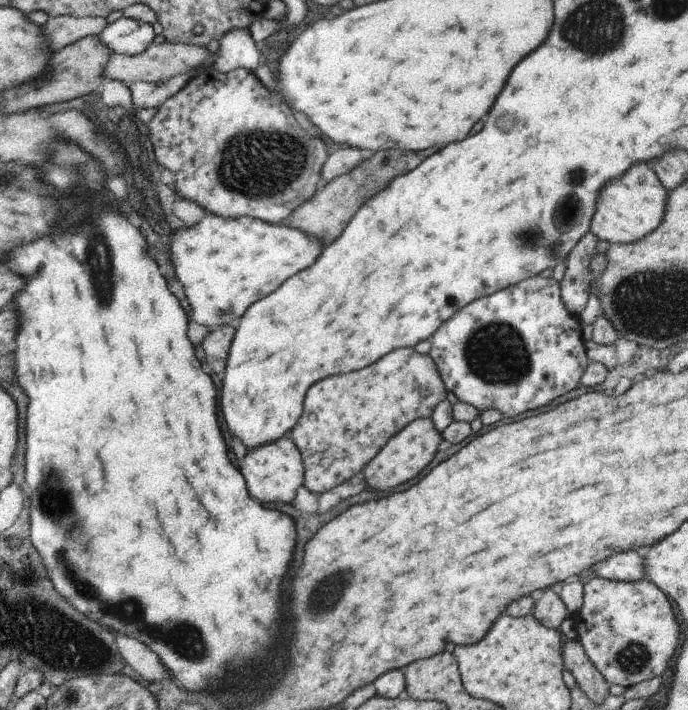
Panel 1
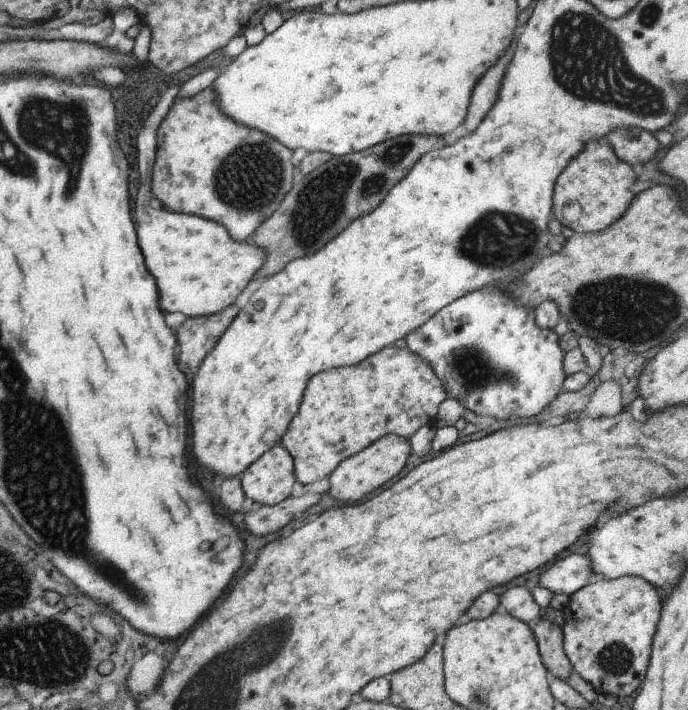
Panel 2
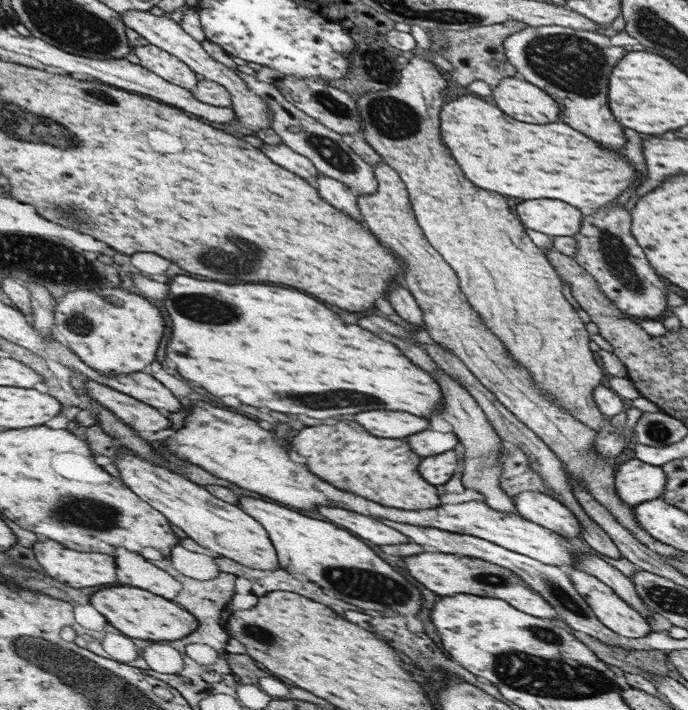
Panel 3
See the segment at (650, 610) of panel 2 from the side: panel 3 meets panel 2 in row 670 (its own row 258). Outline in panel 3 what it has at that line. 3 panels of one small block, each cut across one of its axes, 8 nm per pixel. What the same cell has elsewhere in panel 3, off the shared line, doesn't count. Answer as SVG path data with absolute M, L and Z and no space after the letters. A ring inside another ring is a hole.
M610 208L606 212L585 213L580 231L574 236L577 252L574 260L598 282L600 292L628 316L662 320L668 313L664 282L650 268L642 248L630 234L630 212L624 208Z

